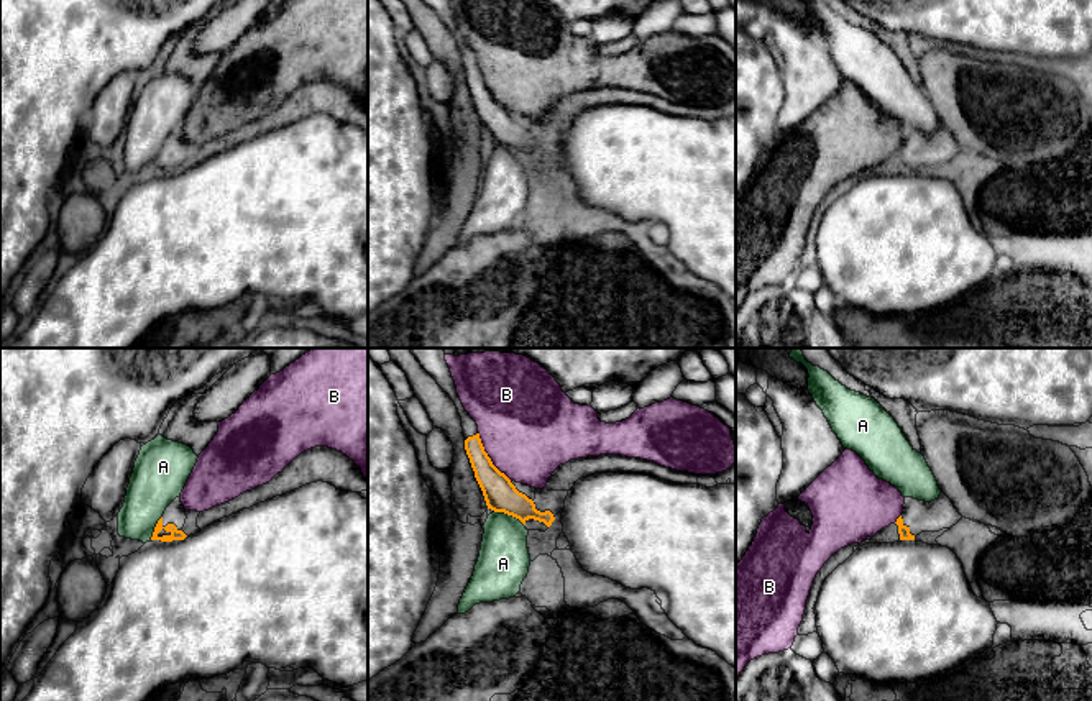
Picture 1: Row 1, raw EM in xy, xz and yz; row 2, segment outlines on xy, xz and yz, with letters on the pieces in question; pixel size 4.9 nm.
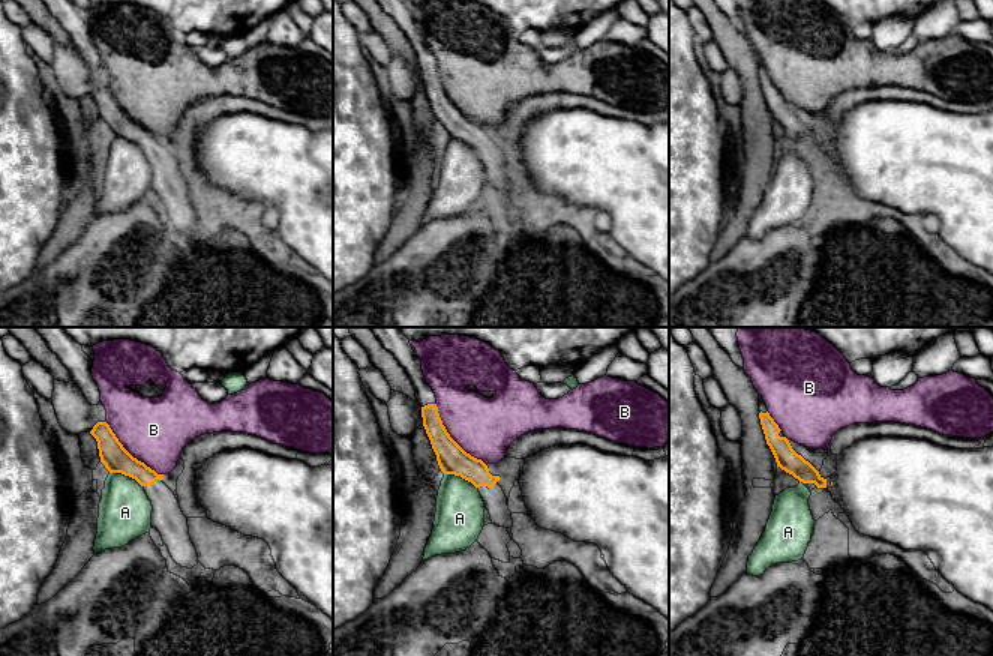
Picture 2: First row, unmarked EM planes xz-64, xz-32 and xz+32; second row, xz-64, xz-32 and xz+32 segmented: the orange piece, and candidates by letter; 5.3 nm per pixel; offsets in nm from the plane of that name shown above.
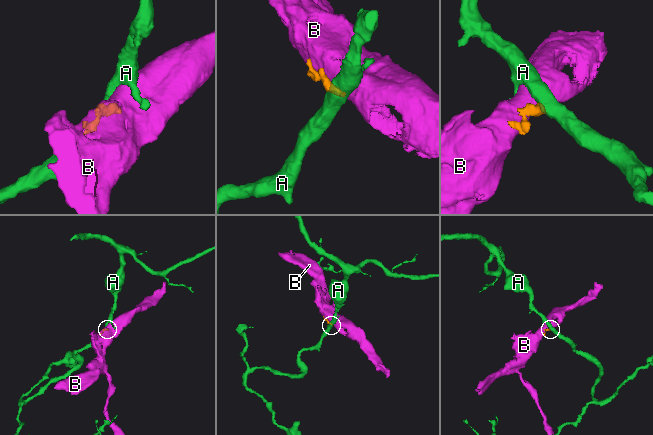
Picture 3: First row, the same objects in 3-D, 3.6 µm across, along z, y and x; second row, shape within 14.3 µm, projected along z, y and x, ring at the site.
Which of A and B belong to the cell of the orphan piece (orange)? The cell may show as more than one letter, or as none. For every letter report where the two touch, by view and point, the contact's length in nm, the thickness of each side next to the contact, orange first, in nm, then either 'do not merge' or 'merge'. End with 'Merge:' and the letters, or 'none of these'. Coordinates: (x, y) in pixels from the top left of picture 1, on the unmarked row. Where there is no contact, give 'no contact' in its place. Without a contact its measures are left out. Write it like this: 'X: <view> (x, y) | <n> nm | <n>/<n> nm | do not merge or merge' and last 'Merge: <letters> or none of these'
A: xz (509, 146) | 170 nm | 160/260 nm | do not merge
B: xz (488, 89) | 280 nm | 160/320 nm | do not merge
Merge: none of these

